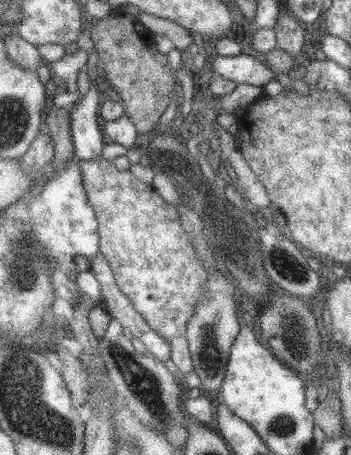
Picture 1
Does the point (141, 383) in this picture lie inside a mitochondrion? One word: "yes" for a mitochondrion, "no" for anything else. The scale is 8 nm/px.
yes

